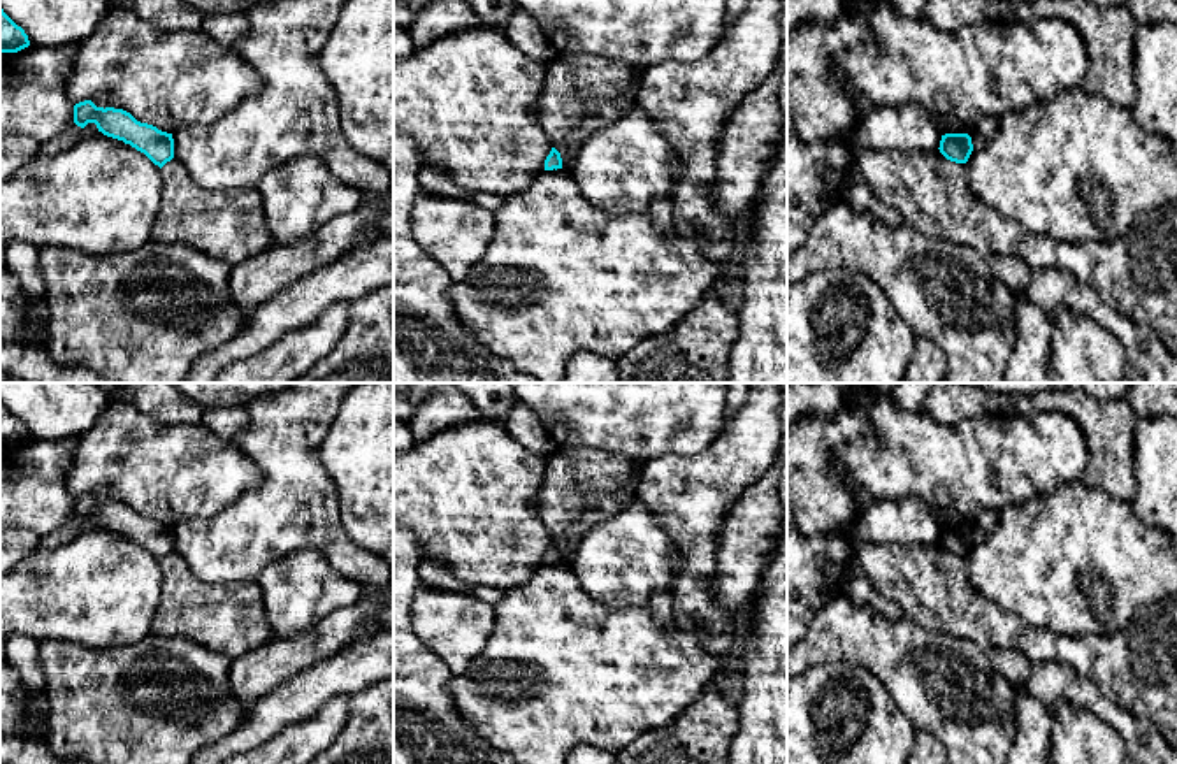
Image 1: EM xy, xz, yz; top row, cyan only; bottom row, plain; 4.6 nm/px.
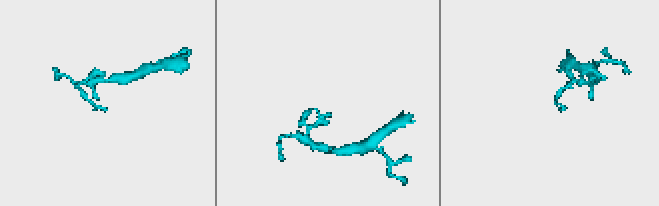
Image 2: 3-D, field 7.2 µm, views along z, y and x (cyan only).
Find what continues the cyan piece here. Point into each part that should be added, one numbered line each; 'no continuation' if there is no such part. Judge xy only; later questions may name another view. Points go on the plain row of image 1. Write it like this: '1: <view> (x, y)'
no continuation

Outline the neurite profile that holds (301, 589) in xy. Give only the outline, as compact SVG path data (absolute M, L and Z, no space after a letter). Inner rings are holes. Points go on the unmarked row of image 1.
M299 550L269 564L256 578L271 629L290 639L367 592L339 574L314 550Z

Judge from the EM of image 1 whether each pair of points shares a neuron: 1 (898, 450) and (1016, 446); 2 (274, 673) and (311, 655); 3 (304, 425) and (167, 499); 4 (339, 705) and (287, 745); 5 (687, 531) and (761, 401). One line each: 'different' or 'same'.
1: same
2: same
3: different
4: same
5: same

